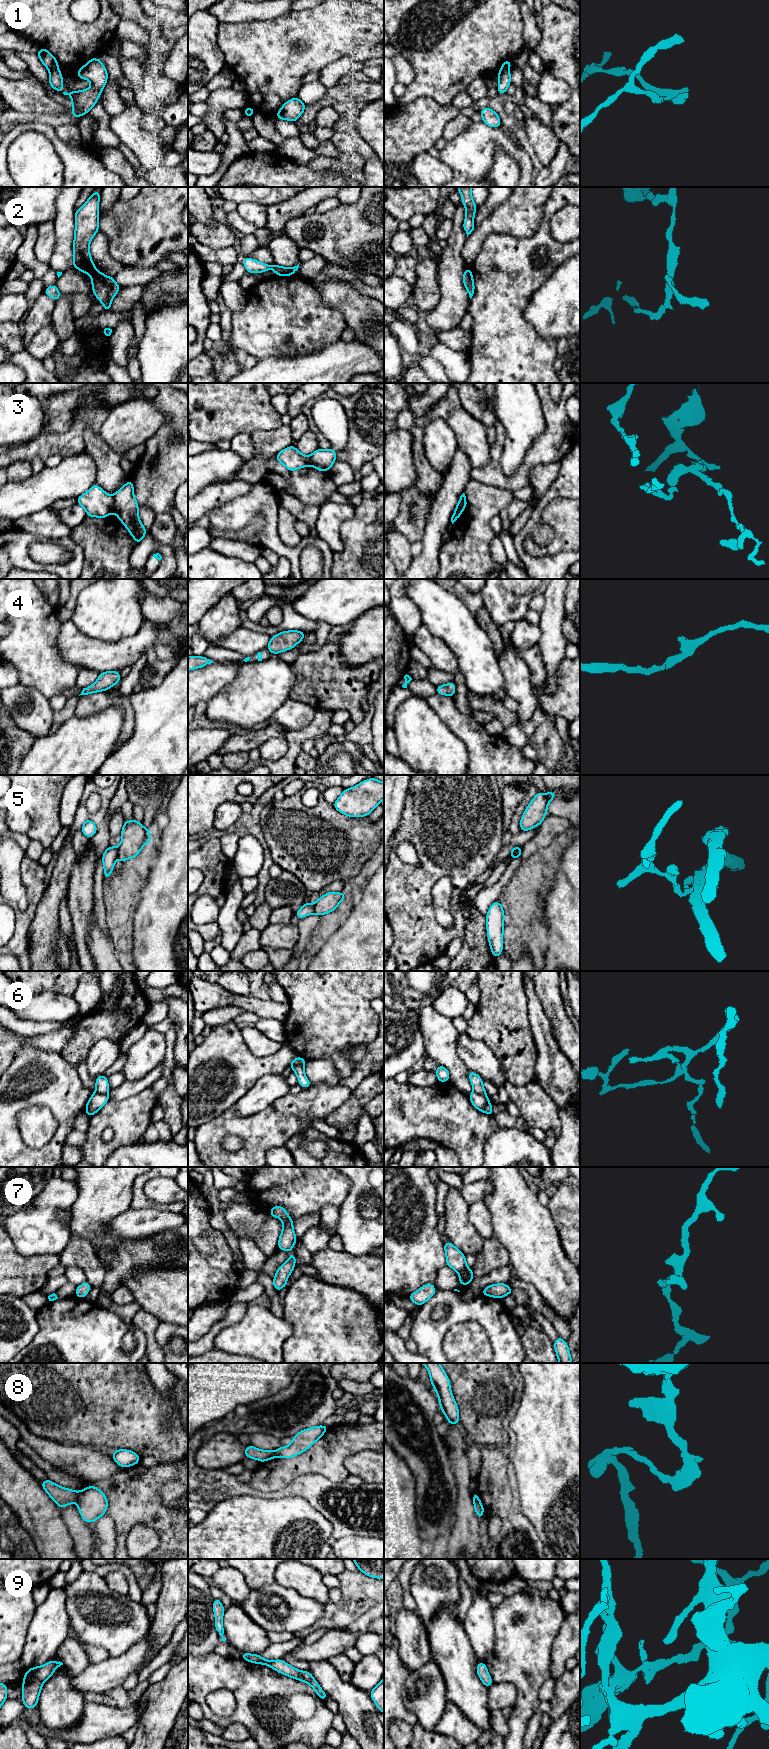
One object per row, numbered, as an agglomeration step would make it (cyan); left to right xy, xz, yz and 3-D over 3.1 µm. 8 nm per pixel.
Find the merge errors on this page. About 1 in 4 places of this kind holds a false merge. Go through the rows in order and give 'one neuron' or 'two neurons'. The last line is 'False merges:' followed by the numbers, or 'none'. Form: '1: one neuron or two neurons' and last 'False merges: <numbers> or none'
1: two neurons
2: two neurons
3: two neurons
4: one neuron
5: two neurons
6: two neurons
7: one neuron
8: two neurons
9: one neuron
False merges: 1, 2, 3, 5, 6, 8

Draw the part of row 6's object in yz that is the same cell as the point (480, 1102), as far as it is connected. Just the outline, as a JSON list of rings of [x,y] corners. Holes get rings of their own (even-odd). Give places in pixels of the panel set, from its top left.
[[[473,1091],[470,1094],[469,1099],[470,1099],[472,1105],[476,1109],[478,1109],[479,1111],[482,1111],[490,1116],[494,1116],[493,1111],[492,1111],[492,1104],[490,1103],[490,1101],[487,1097]]]

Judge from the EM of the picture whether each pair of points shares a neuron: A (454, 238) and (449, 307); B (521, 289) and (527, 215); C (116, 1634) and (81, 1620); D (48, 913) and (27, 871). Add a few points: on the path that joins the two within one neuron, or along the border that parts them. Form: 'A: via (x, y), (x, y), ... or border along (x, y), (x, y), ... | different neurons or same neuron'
A: via (451, 255), (451, 290) | same neuron
B: border along (541, 221), (538, 229), (527, 237), (502, 232) | different neurons
C: via (107, 1628), (90, 1625) | same neuron
D: border along (47, 883), (32, 921) | different neurons

